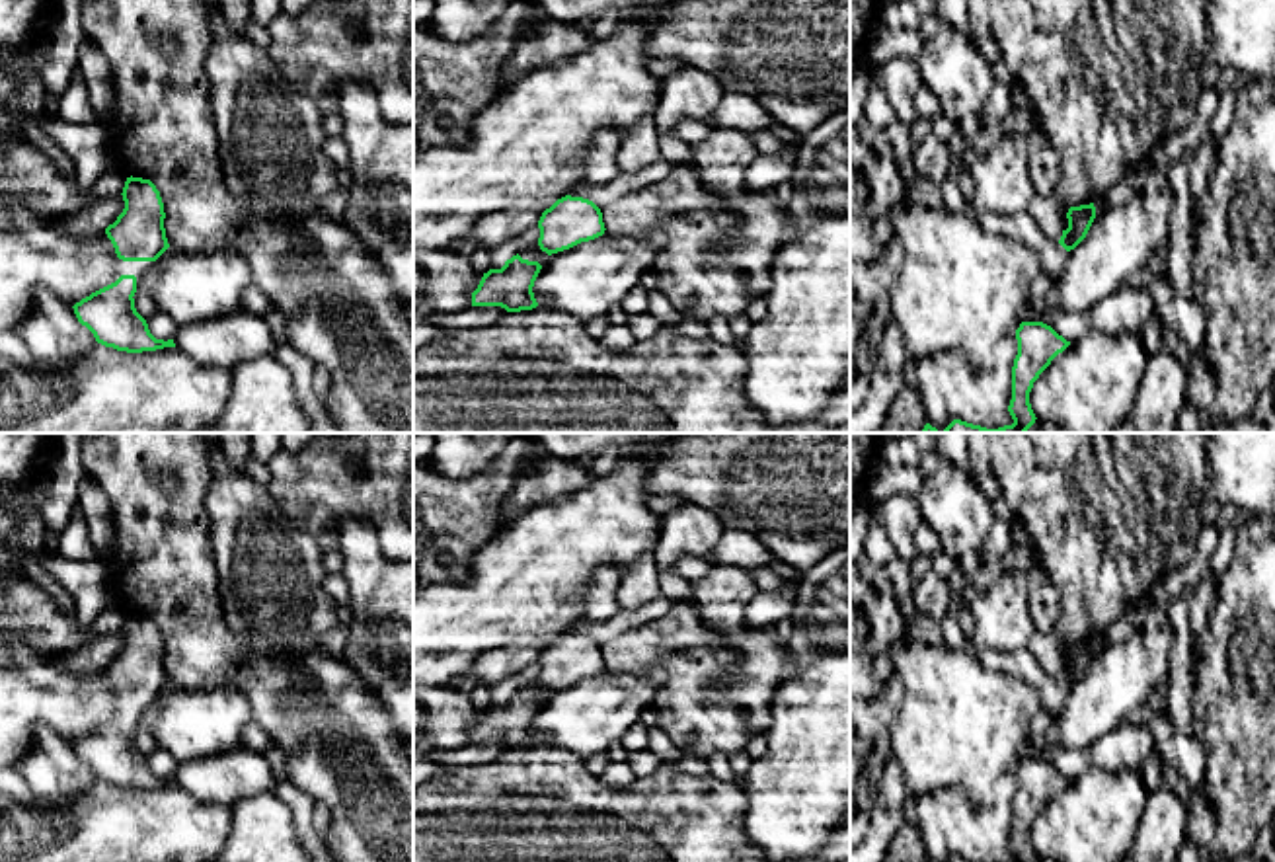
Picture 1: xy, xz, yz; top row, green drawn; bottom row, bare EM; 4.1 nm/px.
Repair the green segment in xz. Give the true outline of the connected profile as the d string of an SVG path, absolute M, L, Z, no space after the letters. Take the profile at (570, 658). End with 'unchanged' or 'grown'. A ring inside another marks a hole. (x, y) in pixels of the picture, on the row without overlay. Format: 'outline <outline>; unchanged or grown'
outline M565 632L546 646L538 657L538 683L548 692L569 686L604 671L600 646L583 634Z; unchanged

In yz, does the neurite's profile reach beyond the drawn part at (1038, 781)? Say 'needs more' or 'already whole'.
already whole

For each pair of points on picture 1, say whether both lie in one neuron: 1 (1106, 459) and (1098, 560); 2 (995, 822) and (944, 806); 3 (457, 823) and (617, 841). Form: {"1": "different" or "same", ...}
{"1": "same", "2": "same", "3": "same"}

